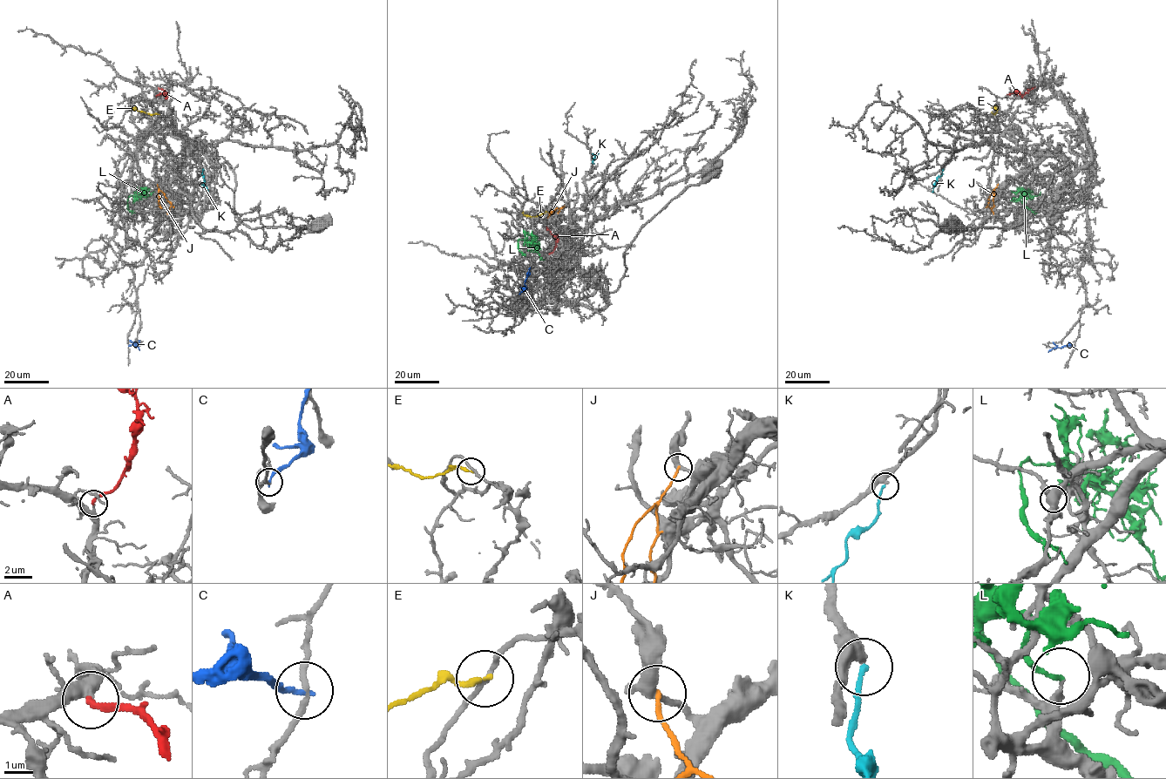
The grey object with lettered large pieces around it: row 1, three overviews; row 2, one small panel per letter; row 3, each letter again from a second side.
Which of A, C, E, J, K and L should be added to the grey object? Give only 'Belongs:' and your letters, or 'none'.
Belongs: A

